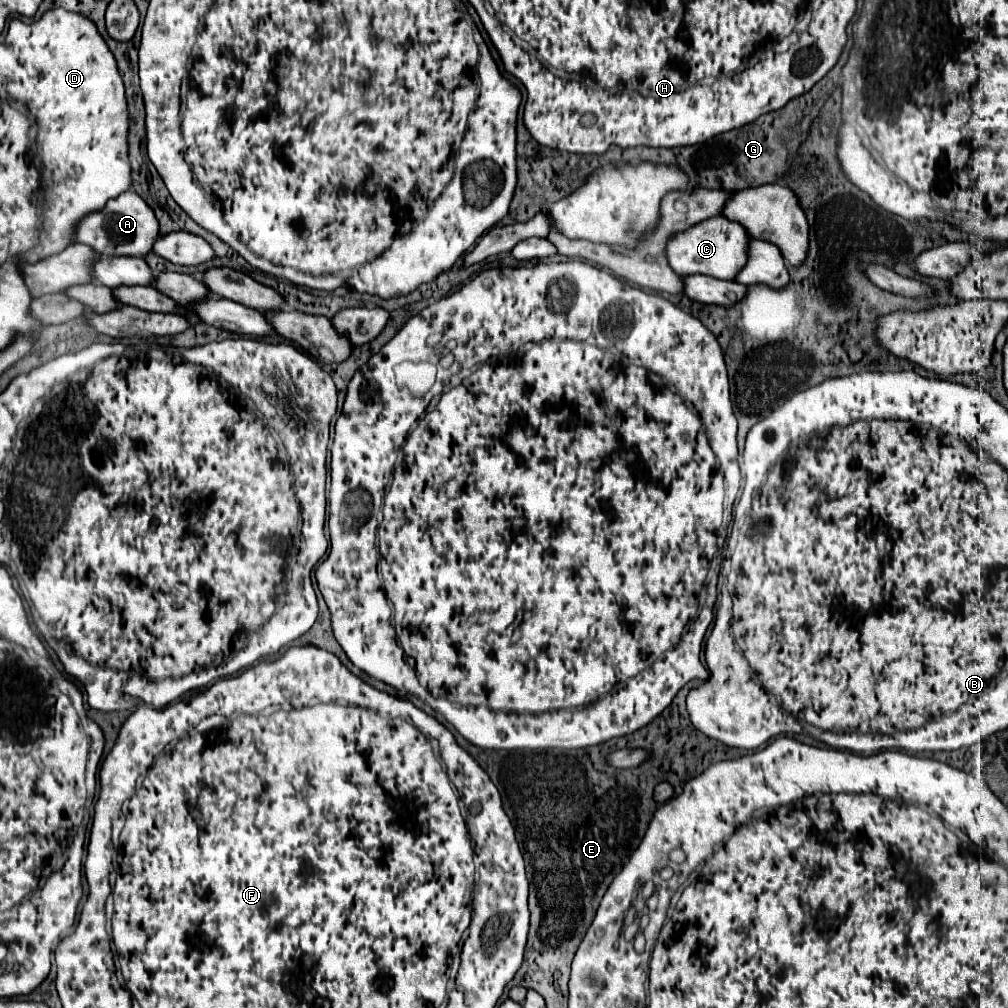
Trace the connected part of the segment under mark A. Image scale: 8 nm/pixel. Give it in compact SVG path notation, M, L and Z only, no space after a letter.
M131 190L109 200L103 210L87 214L85 220L79 220L73 230L75 244L87 244L101 256L145 256L151 252L157 236L159 228L153 210Z

